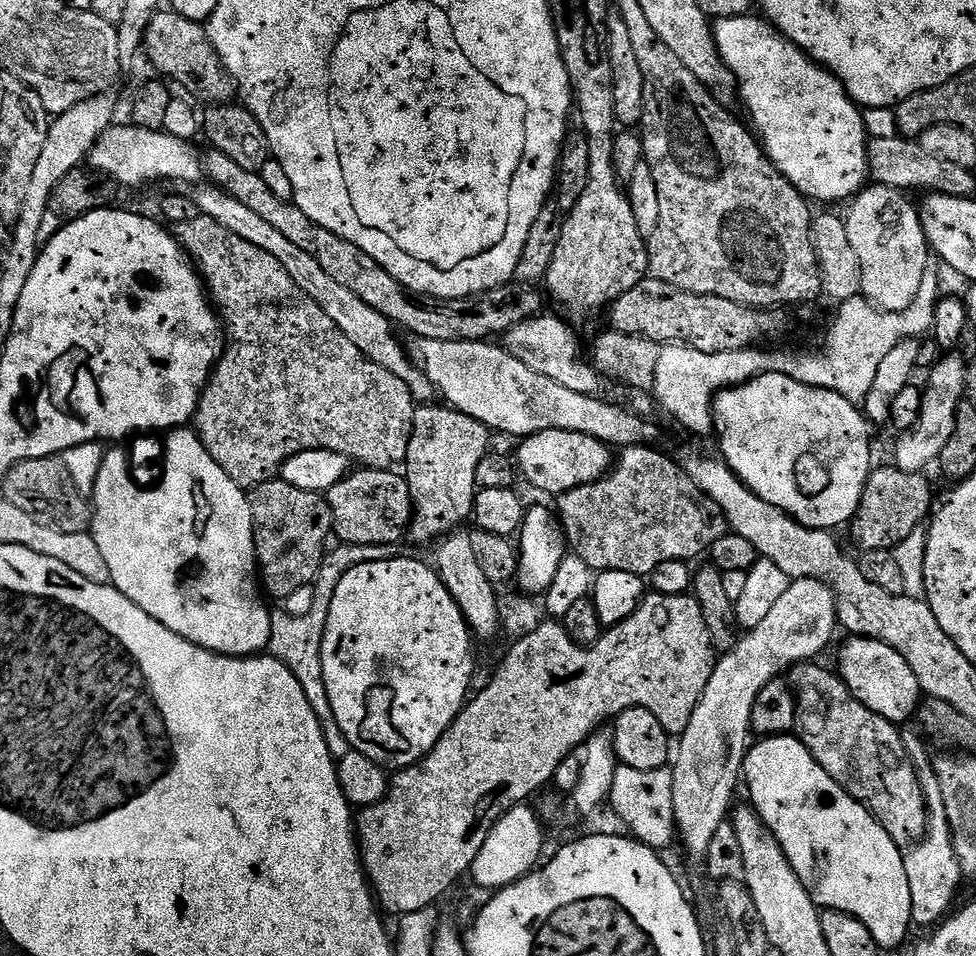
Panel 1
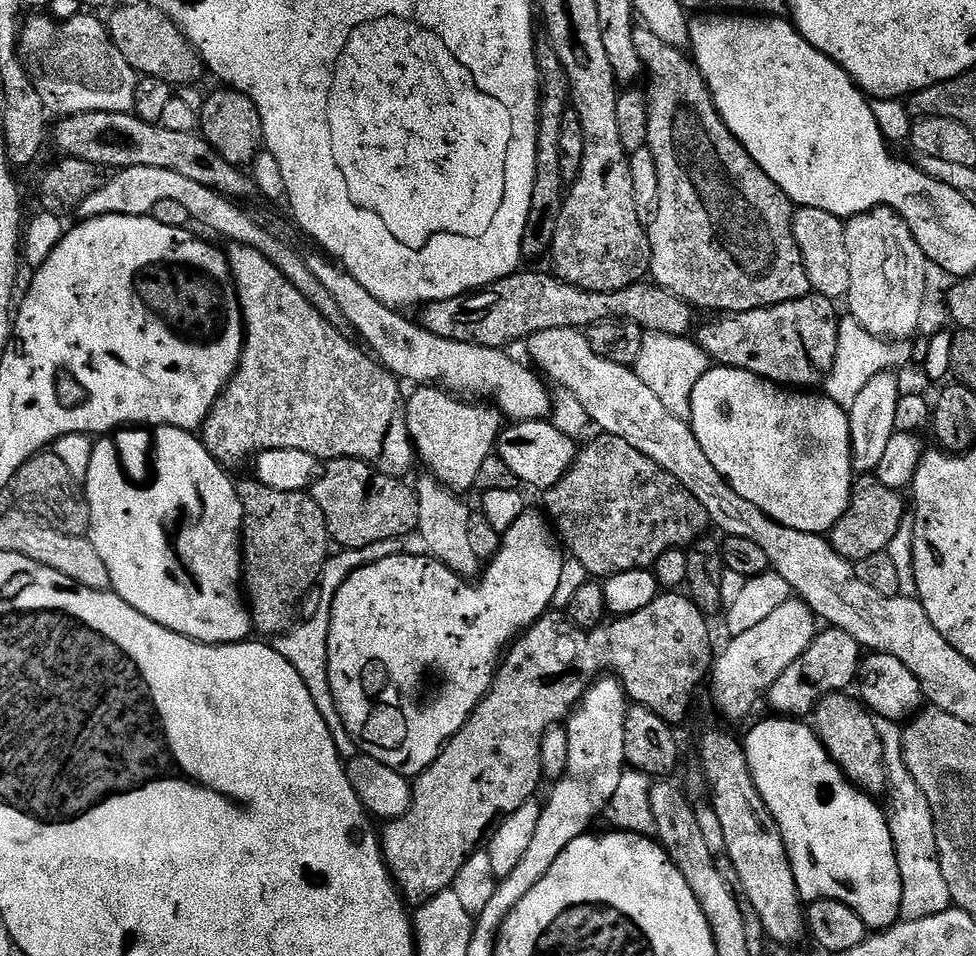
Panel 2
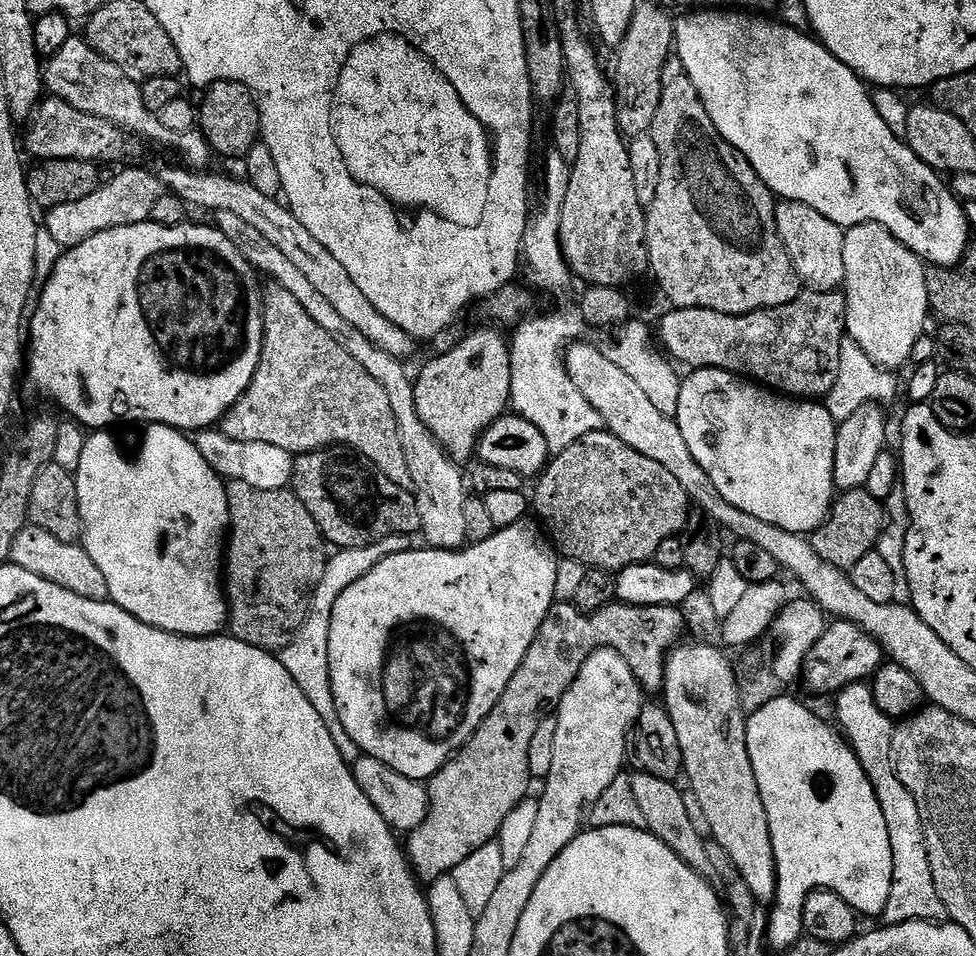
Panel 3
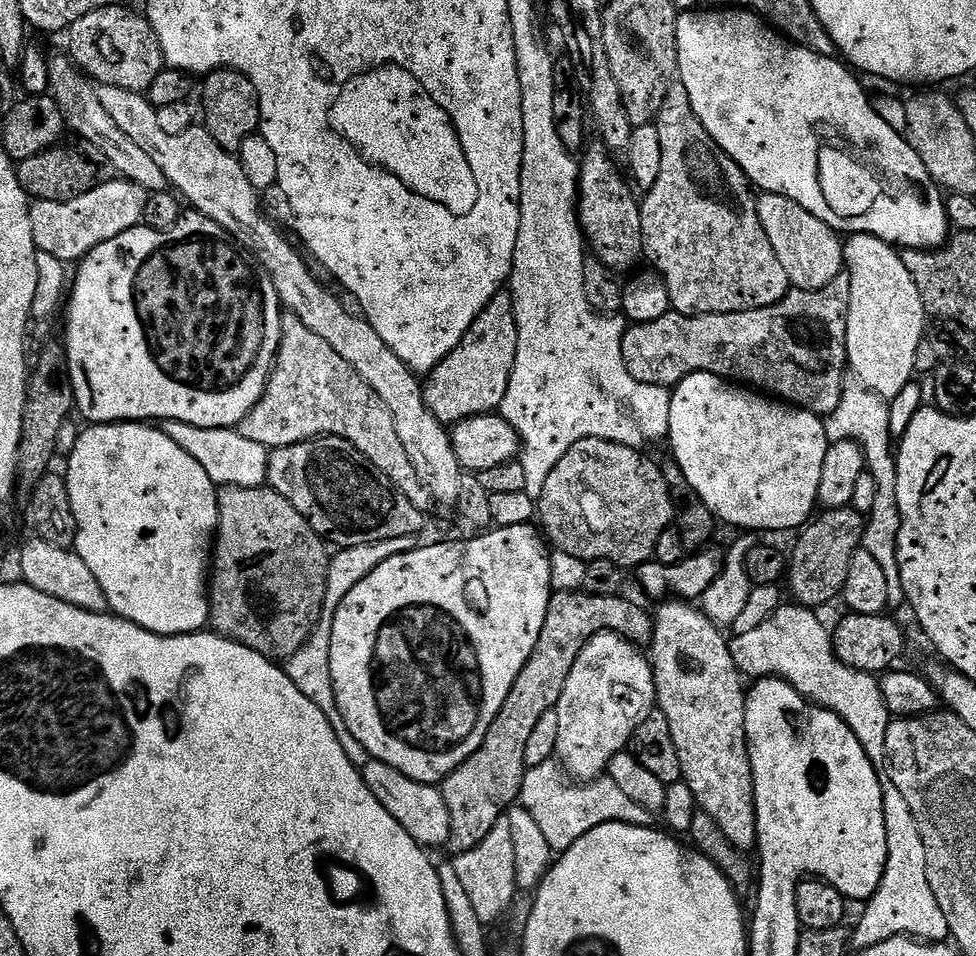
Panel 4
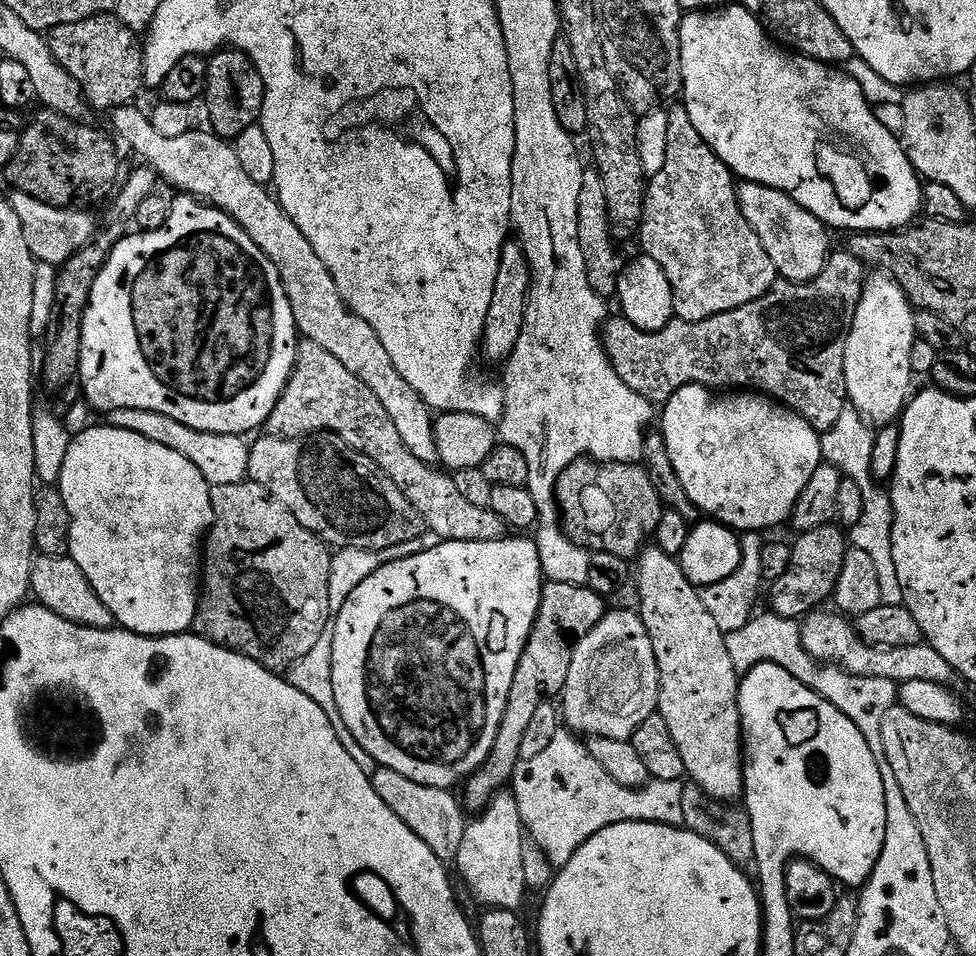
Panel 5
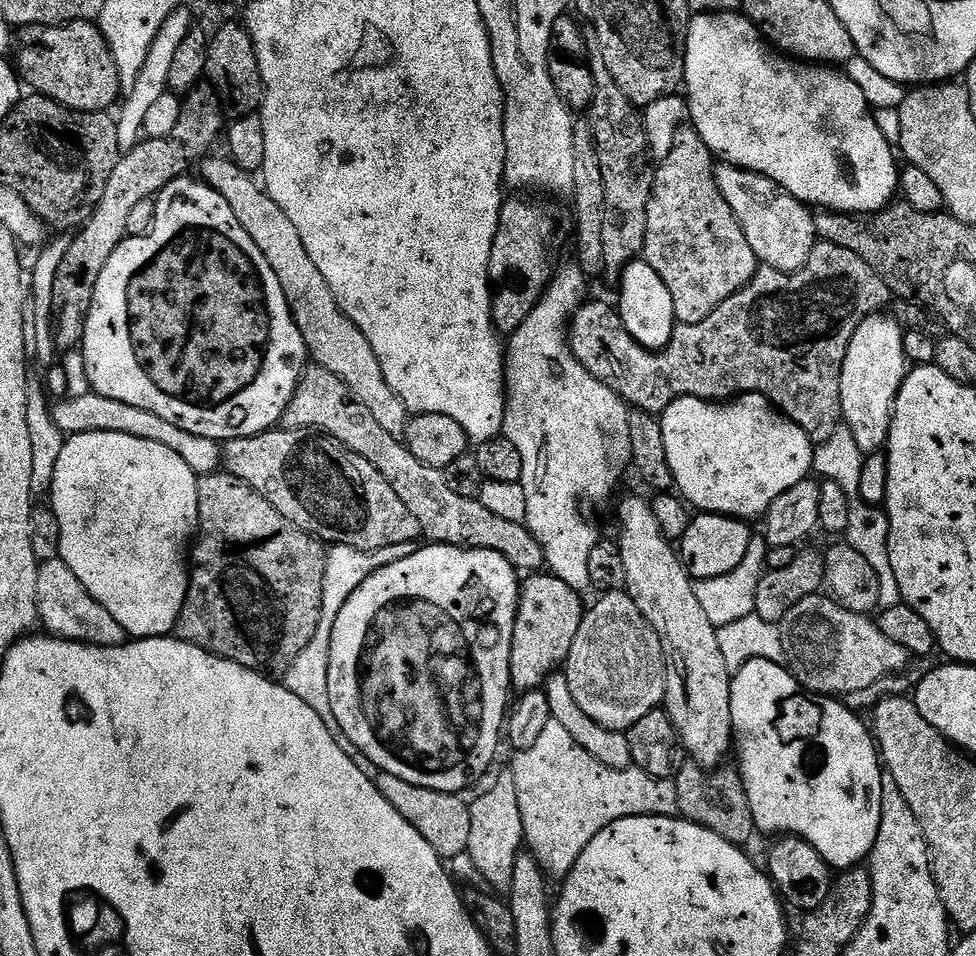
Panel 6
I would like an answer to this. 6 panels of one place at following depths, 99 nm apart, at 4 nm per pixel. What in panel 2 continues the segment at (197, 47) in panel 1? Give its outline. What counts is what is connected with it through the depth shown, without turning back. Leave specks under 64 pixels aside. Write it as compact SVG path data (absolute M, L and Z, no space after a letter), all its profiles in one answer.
M150 2L122 5L112 17L107 17L106 27L114 46L122 50L122 58L126 58L126 62L130 62L132 69L140 76L162 78L173 86L192 84L206 76L205 66L196 47L166 13Z

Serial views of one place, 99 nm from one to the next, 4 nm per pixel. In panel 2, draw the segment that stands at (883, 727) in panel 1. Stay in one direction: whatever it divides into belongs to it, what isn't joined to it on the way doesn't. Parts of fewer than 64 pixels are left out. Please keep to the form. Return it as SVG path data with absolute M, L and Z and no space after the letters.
M831 692L824 697L816 706L814 713L814 727L816 735L824 744L824 749L828 752L828 757L832 759L844 772L844 777L851 784L855 784L862 792L869 794L877 794L876 792L884 792L888 787L888 771L884 769L884 751L882 750L882 742L880 735L876 729L877 721L874 719L873 713L859 699L856 700L852 694L842 692Z

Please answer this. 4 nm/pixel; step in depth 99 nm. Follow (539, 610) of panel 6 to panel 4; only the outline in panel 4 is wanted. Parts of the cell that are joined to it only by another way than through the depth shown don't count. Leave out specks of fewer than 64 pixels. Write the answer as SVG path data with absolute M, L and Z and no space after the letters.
M583 590L552 593L538 646L534 646L534 654L530 654L526 666L522 666L482 746L478 746L474 755L442 782L444 801L450 810L452 823L447 847L453 848L453 853L469 851L482 843L500 818L519 801L526 771L526 742L542 714L553 711L558 698L562 698L566 678L570 678L570 670L574 670L574 662L578 662L578 654L582 654L584 647L599 632L617 632L637 646L651 645L653 613L626 597L624 594L595 596Z

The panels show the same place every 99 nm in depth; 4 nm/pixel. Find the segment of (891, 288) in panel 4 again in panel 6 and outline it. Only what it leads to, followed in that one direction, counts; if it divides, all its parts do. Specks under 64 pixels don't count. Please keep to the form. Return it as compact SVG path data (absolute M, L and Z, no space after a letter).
M877 314L861 322L854 338L850 338L850 346L842 362L840 415L865 454L879 452L887 445L898 390L910 371L904 353L905 329L897 317L896 321L888 315Z

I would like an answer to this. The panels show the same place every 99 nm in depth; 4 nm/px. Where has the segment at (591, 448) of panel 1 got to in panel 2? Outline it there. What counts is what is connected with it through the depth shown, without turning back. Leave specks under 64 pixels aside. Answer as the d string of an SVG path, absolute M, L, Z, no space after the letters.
M521 420L507 425L500 433L498 455L510 470L514 470L521 485L529 484L532 488L547 490L571 470L578 451L578 444L573 437L562 434L548 420Z

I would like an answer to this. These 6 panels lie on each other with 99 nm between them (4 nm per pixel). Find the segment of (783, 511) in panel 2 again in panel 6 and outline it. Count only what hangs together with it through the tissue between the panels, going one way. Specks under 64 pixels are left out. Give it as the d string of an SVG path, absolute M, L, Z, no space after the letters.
M746 392L723 402L679 396L662 413L659 422L662 438L666 438L666 458L670 458L675 491L701 513L717 512L720 516L734 516L738 520L752 522L755 516L763 517L768 507L782 498L786 490L809 479L813 471L814 441L802 426L795 424L762 394Z

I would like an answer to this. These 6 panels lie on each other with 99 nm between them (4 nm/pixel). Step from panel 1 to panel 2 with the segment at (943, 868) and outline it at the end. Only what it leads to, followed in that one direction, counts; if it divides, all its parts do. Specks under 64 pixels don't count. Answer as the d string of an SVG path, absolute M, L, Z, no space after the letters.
M880 720L876 729L884 751L884 769L888 771L887 791L892 792L892 801L886 804L886 815L896 847L898 870L902 874L900 914L904 920L930 918L953 907L950 886L946 886L946 878L942 878L934 814L930 810L930 802L926 802L926 794L922 794L918 782L914 782L904 761L904 734L901 725L895 720Z

